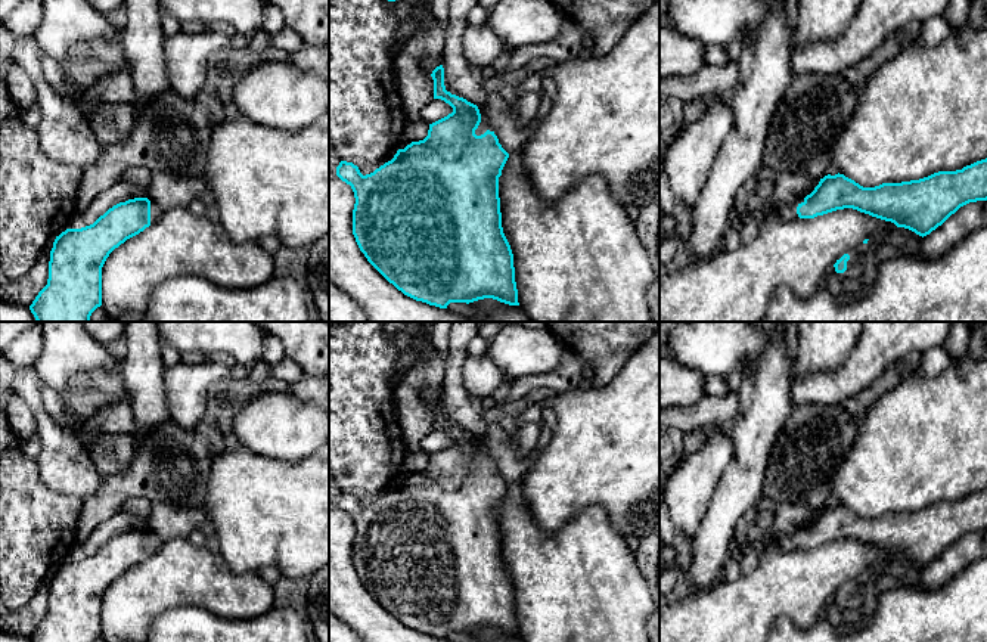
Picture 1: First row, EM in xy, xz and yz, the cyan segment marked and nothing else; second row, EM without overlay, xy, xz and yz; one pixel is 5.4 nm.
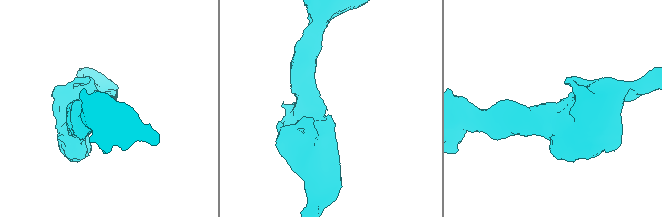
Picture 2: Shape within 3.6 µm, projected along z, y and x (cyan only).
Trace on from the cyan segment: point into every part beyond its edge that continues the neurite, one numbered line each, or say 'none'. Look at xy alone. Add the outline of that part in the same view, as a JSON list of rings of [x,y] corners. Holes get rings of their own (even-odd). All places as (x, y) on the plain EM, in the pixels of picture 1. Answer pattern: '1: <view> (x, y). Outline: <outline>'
1: xy (157, 542). Outline: [[[148,530],[150,531],[150,555],[153,555],[161,549],[164,542],[153,530]]]

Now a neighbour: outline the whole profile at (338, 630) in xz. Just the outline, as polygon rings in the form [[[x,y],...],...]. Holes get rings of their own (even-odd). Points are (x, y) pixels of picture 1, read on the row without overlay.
[[[329,611],[329,642],[363,642],[344,621]]]

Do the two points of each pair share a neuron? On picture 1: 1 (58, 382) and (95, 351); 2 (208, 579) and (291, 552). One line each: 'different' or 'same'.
1: same
2: different

